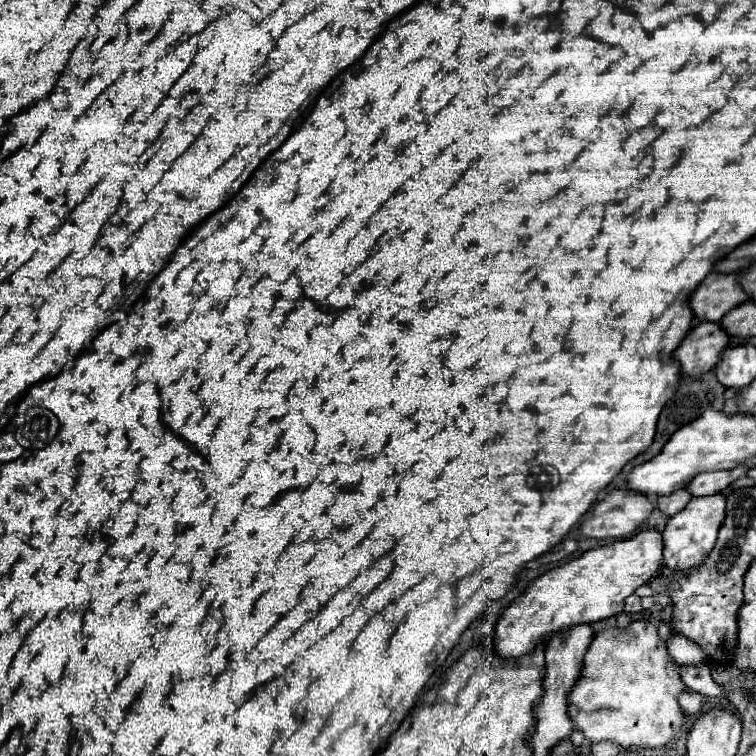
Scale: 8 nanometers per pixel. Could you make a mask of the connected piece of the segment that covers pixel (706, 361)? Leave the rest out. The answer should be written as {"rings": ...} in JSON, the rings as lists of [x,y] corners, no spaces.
{"rings":[[[697,323],[673,355],[685,375],[701,377],[715,367],[727,345],[729,335],[719,323]]]}

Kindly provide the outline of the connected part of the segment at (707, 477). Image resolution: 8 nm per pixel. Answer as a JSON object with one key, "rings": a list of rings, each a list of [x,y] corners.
{"rings":[[[737,467],[737,469],[727,469],[727,471],[711,471],[711,473],[701,473],[697,475],[687,489],[691,491],[693,497],[703,497],[703,495],[713,495],[723,489],[727,489],[733,481],[739,477],[745,477],[749,467]]]}

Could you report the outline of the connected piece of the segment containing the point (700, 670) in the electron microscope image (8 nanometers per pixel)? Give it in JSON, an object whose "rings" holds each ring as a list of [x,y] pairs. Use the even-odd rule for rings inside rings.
{"rings":[[[699,663],[699,665],[681,667],[679,671],[681,671],[681,681],[683,681],[689,689],[693,689],[693,691],[697,691],[697,693],[701,693],[701,695],[707,695],[707,697],[725,695],[725,691],[719,689],[717,683],[713,681],[709,665],[705,665],[705,663],[701,665],[701,663]]]}

